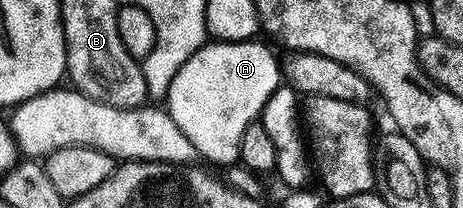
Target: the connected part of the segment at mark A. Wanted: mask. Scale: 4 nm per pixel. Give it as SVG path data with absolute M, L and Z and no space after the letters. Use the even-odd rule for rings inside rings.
M258 40L207 43L179 70L166 99L167 111L192 141L199 155L225 168L233 167L241 161L241 144L246 130L261 117L268 100L281 89L284 80L281 61L278 62L273 52L260 43Z

